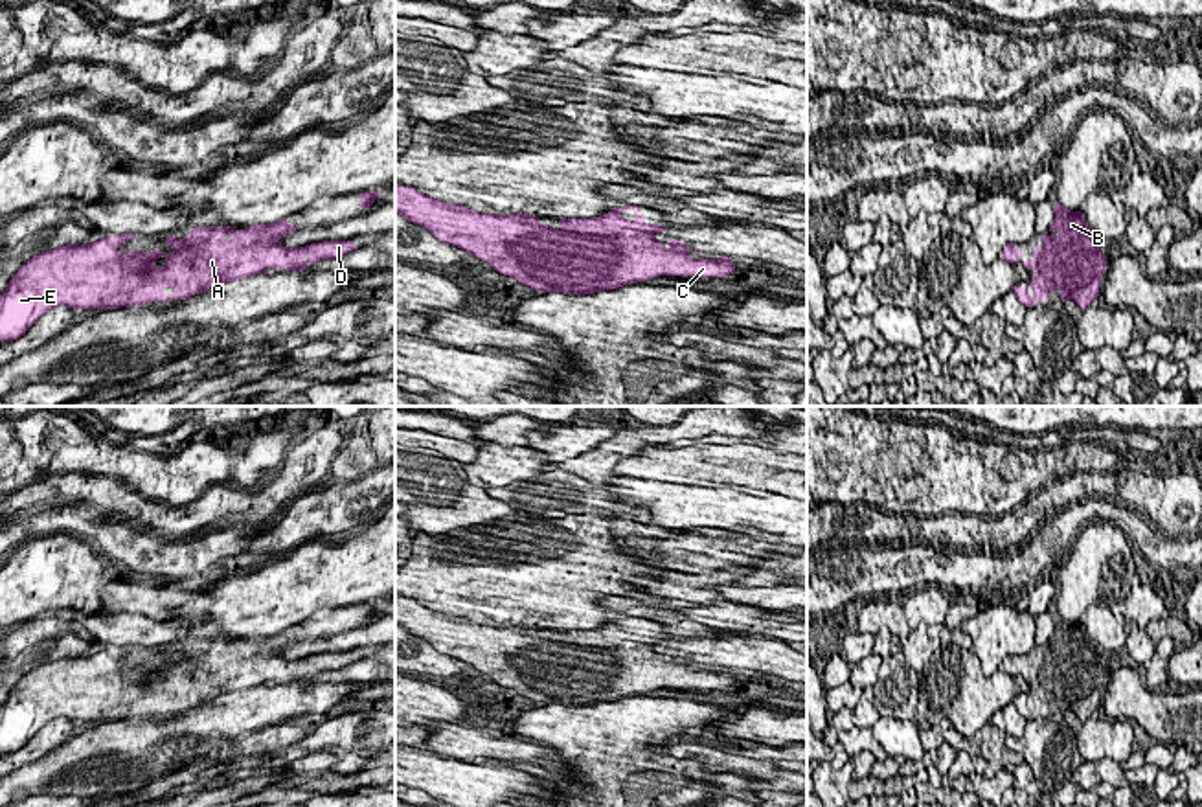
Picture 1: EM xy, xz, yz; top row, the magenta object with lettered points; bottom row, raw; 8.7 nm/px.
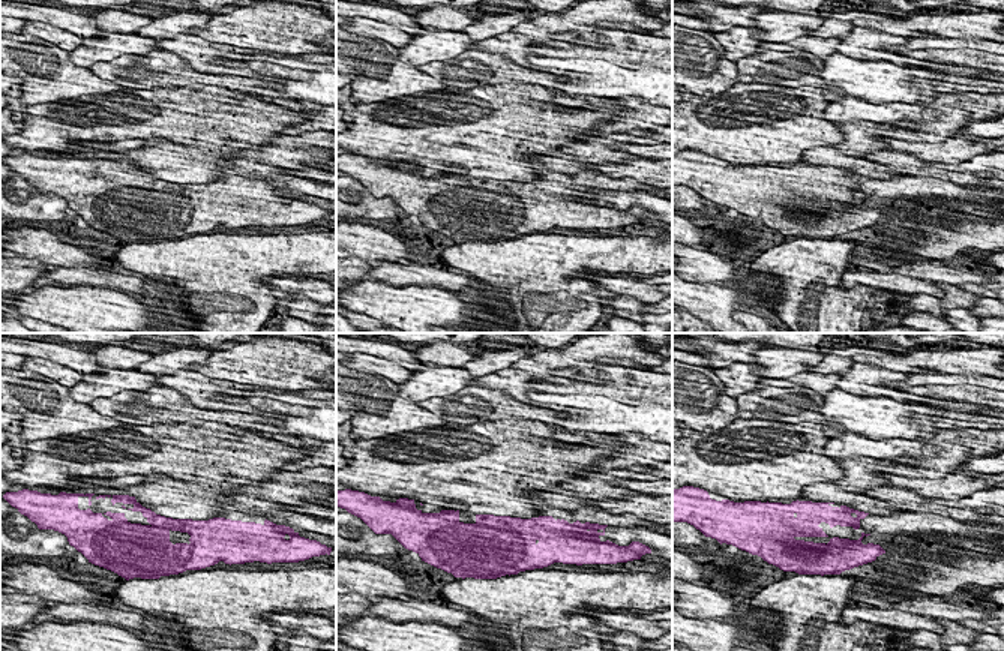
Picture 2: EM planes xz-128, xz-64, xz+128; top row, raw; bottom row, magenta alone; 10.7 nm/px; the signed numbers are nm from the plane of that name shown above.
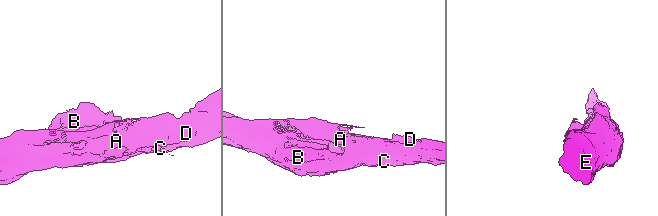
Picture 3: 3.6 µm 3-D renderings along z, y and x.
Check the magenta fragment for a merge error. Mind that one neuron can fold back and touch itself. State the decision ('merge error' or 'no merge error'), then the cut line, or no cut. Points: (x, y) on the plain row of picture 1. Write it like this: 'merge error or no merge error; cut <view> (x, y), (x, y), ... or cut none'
no merge error; cut none

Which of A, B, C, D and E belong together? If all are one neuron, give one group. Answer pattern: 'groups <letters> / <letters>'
groups A B C D E

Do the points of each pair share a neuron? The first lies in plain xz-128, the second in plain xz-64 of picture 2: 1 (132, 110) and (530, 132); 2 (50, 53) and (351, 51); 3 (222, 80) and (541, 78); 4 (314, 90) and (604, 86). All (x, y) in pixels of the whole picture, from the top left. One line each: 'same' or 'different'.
1: same
2: same
3: same
4: same

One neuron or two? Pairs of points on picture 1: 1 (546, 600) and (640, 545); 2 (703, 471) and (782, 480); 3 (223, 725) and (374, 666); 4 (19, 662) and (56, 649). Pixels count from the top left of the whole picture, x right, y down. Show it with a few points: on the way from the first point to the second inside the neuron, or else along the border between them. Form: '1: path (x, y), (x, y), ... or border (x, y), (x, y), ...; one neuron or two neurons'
1: border (614, 541), (635, 556); two neurons
2: path (723, 475), (761, 477); one neuron
3: border (346, 681), (361, 681), (364, 684); two neurons
4: path (28, 659), (46, 651); one neuron

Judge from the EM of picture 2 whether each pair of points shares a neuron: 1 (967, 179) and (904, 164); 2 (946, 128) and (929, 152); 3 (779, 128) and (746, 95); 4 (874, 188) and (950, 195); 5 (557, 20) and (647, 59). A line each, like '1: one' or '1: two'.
1: one
2: two
3: one
4: one
5: two

